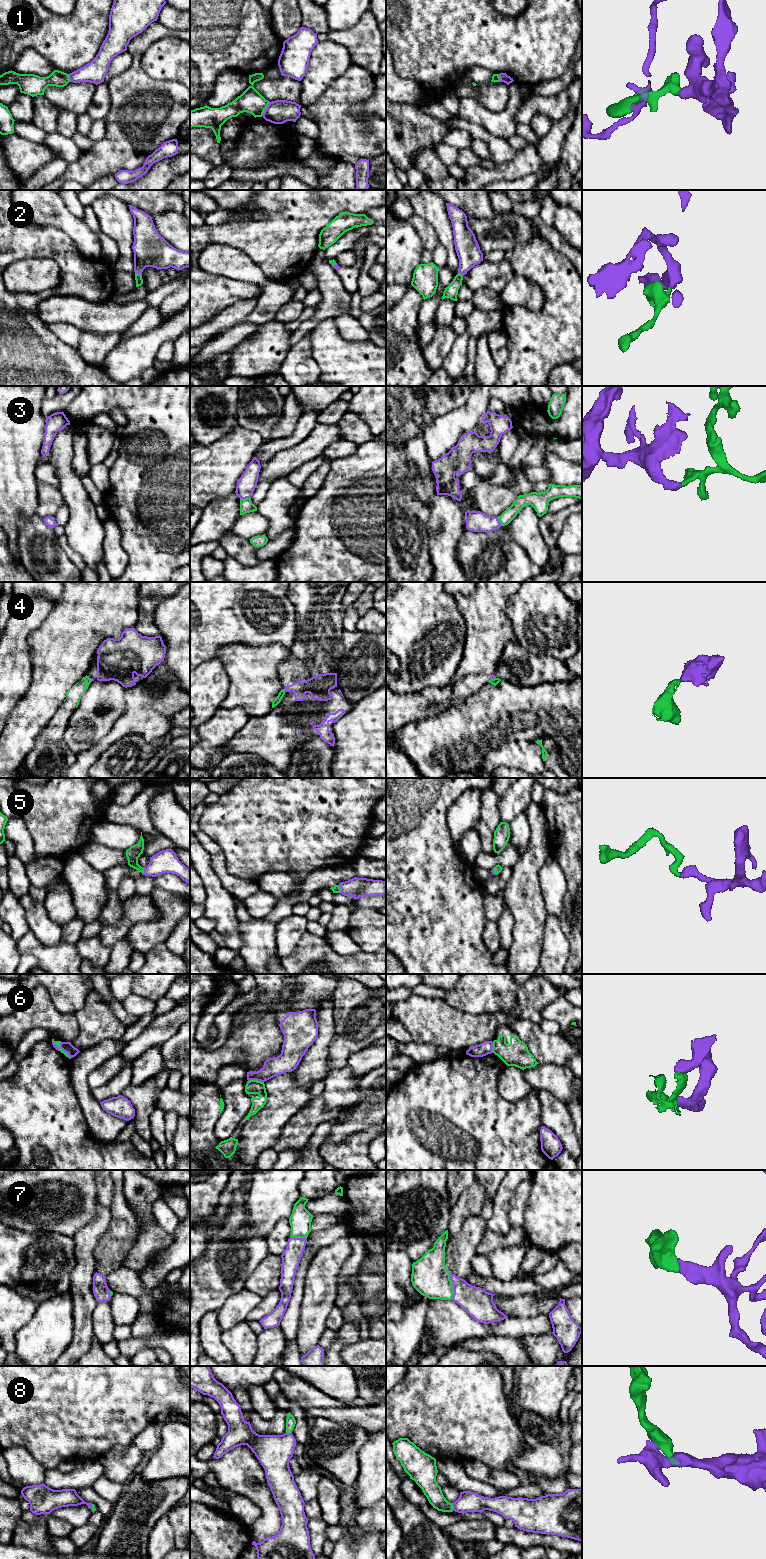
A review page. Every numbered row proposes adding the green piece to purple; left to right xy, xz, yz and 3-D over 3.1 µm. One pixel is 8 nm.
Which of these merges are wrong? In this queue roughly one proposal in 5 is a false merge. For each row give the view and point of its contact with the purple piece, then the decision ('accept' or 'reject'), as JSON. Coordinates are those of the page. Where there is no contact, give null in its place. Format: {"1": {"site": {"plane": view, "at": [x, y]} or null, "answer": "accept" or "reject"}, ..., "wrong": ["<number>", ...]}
{"1": {"site": {"plane": "xz", "at": [265, 109]}, "answer": "reject"}, "2": {"site": {"plane": "xy", "at": [138, 273]}, "answer": "accept"}, "3": {"site": {"plane": "xz", "at": [245, 498]}, "answer": "accept"}, "4": {"site": {"plane": "xz", "at": [285, 690]}, "answer": "reject"}, "5": {"site": {"plane": "xz", "at": [341, 889]}, "answer": "accept"}, "6": {"site": {"plane": "xy", "at": [62, 1049]}, "answer": "reject"}, "7": {"site": {"plane": "yz", "at": [453, 1286]}, "answer": "accept"}, "8": {"site": {"plane": "yz", "at": [453, 1506]}, "answer": "accept"}, "wrong": ["1", "4", "6"]}

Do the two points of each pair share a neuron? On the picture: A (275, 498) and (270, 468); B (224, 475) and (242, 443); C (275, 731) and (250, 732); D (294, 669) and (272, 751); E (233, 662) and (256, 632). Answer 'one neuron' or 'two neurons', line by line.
A: two neurons
B: one neuron
C: one neuron
D: one neuron
E: two neurons

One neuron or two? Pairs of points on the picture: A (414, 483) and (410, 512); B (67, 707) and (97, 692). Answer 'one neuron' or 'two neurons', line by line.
A: two neurons
B: two neurons

